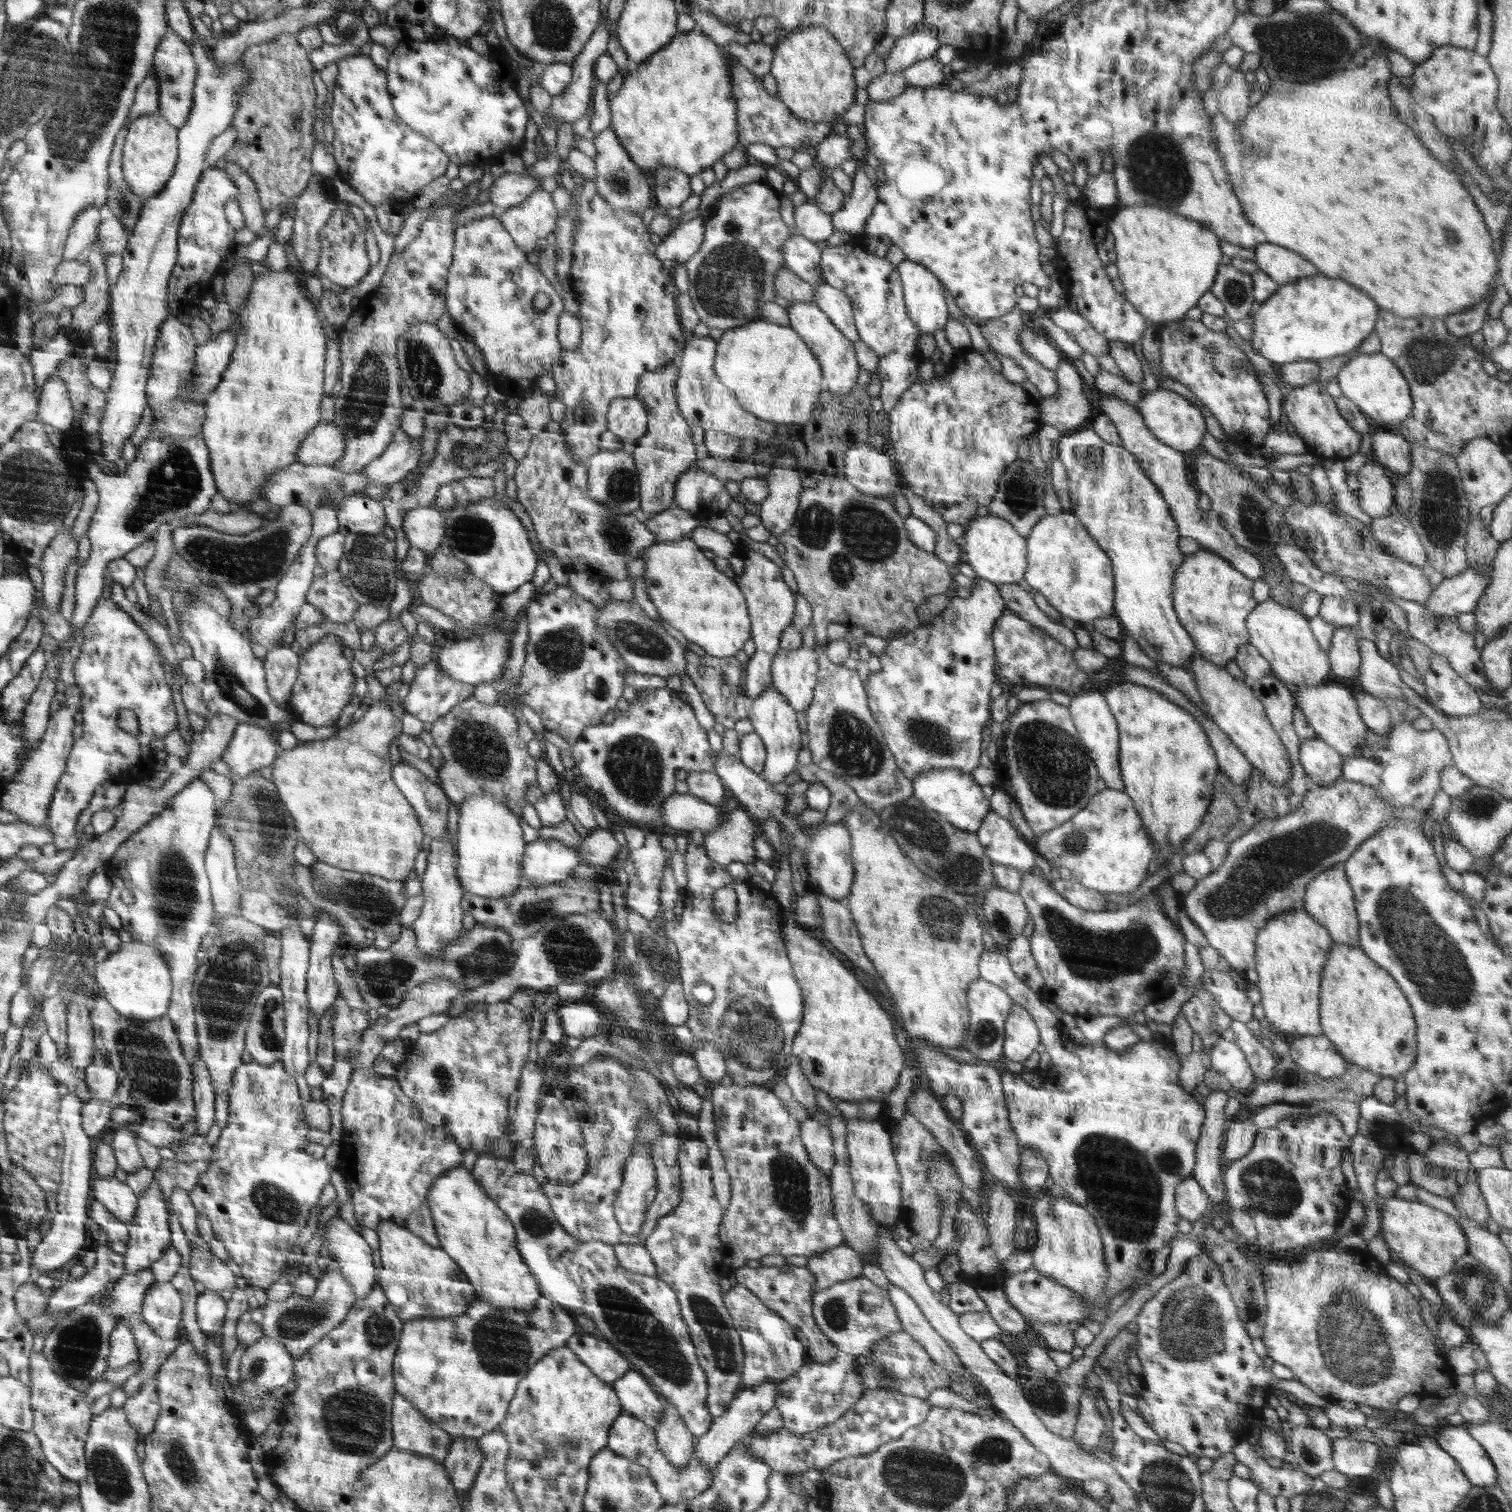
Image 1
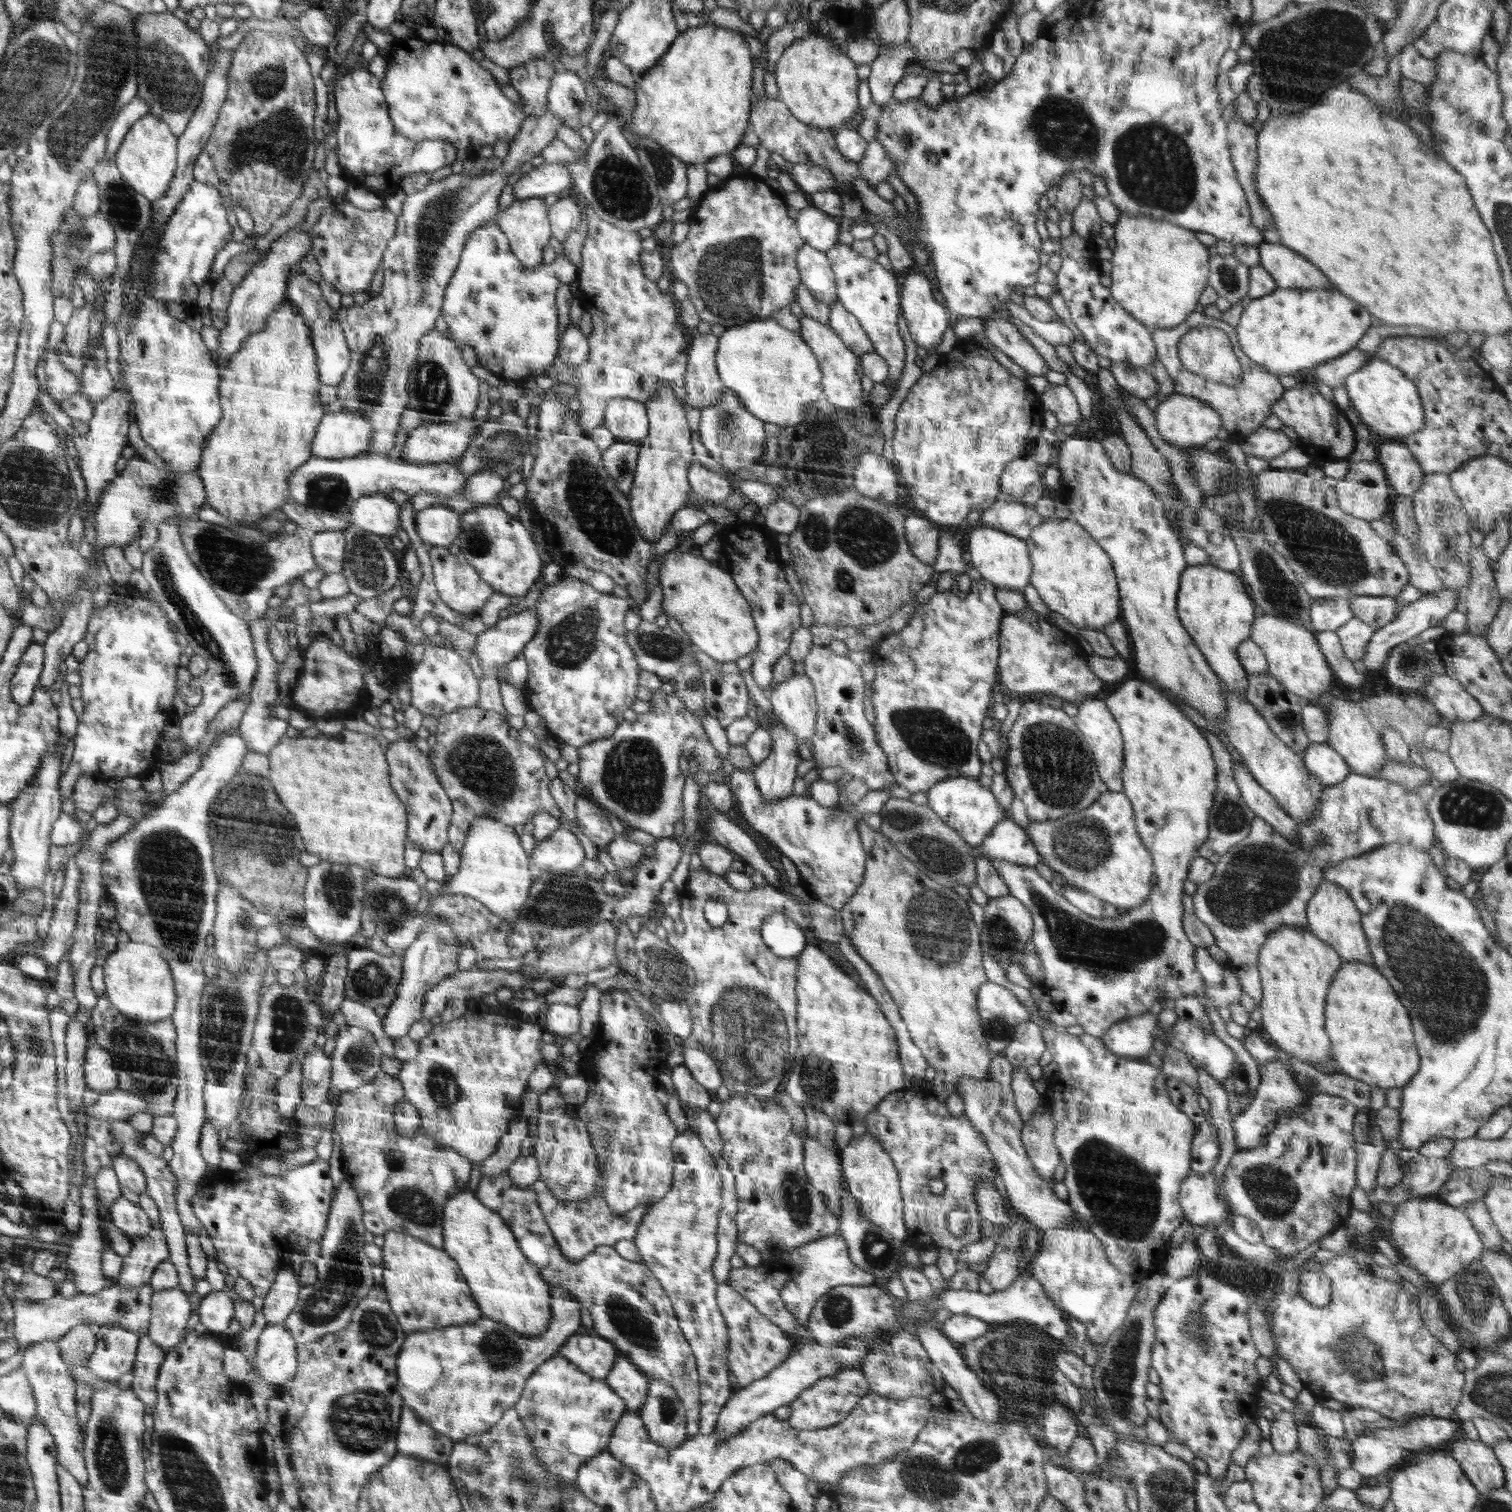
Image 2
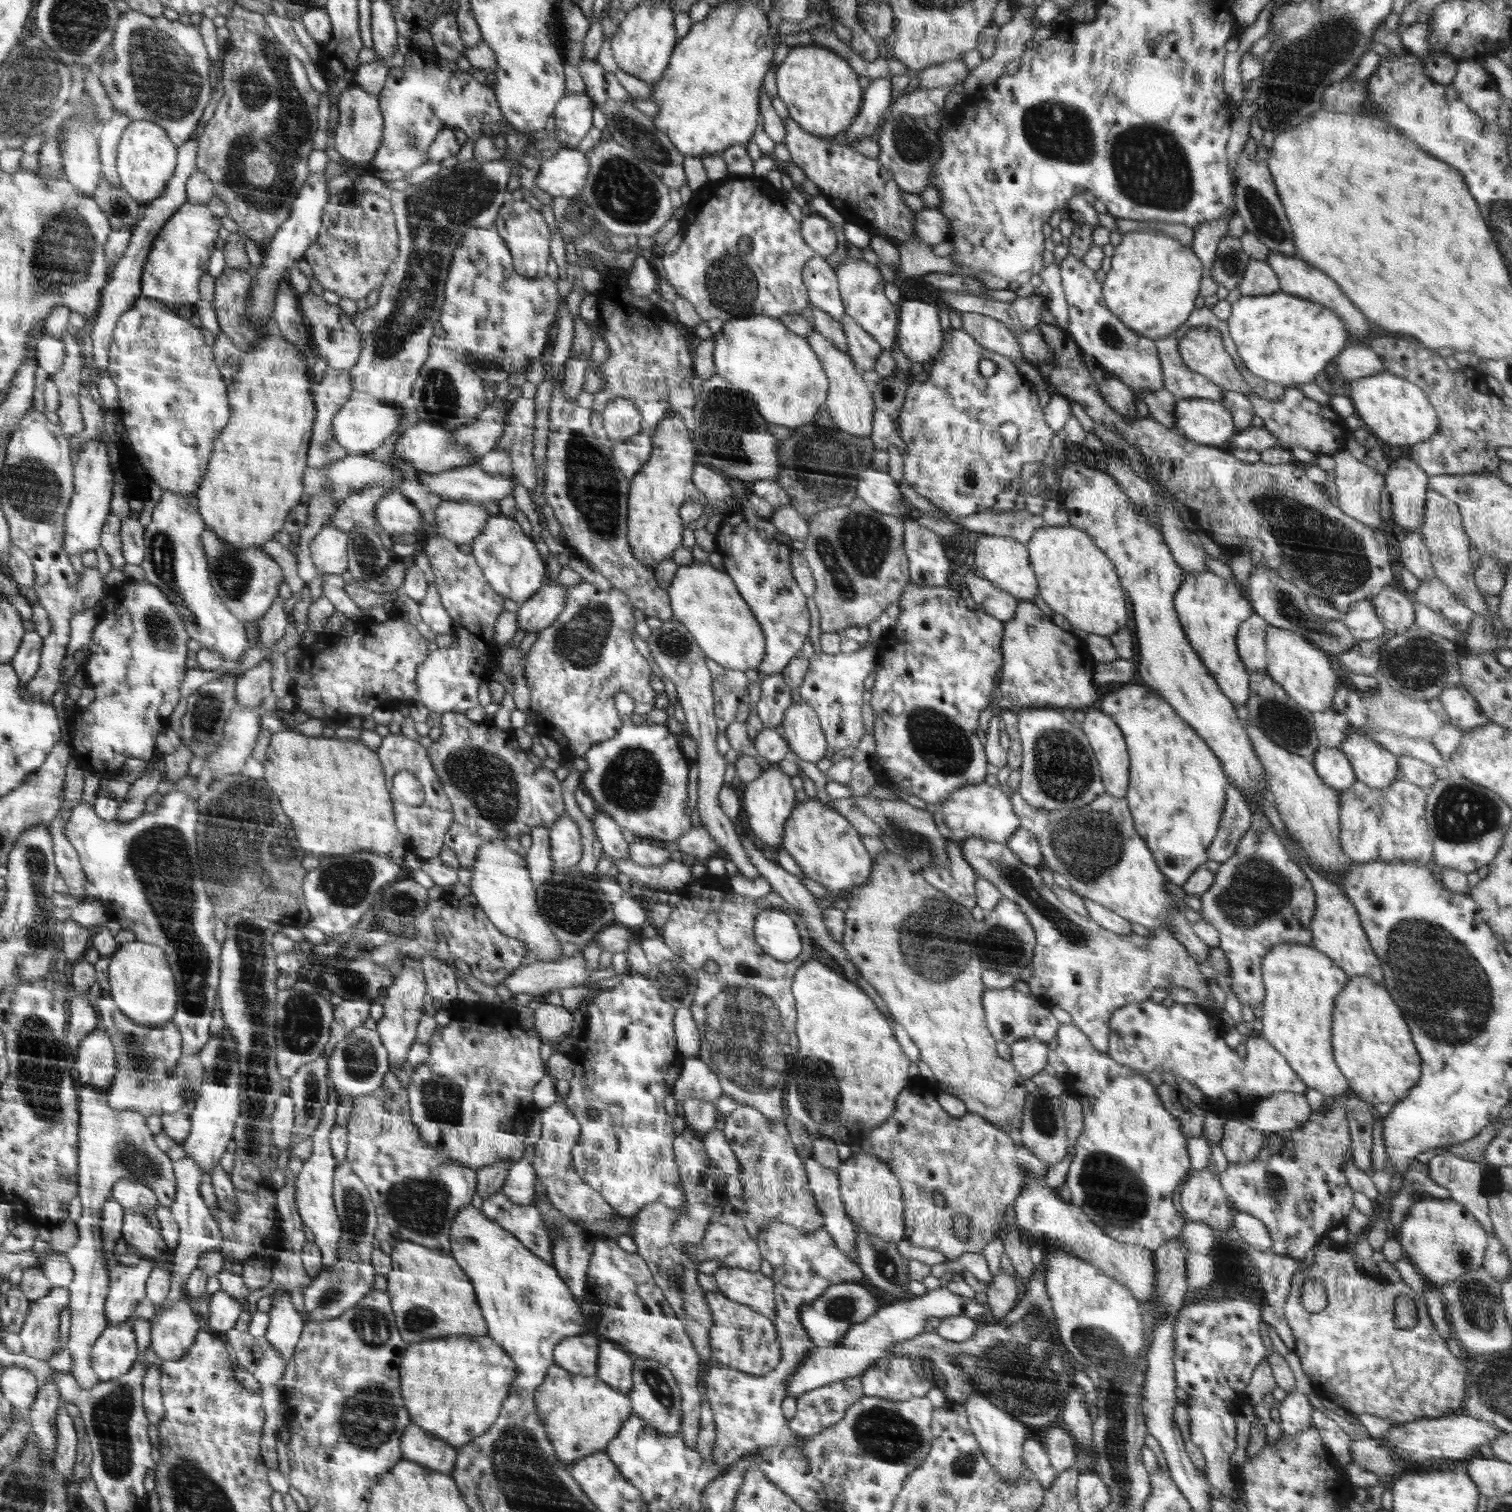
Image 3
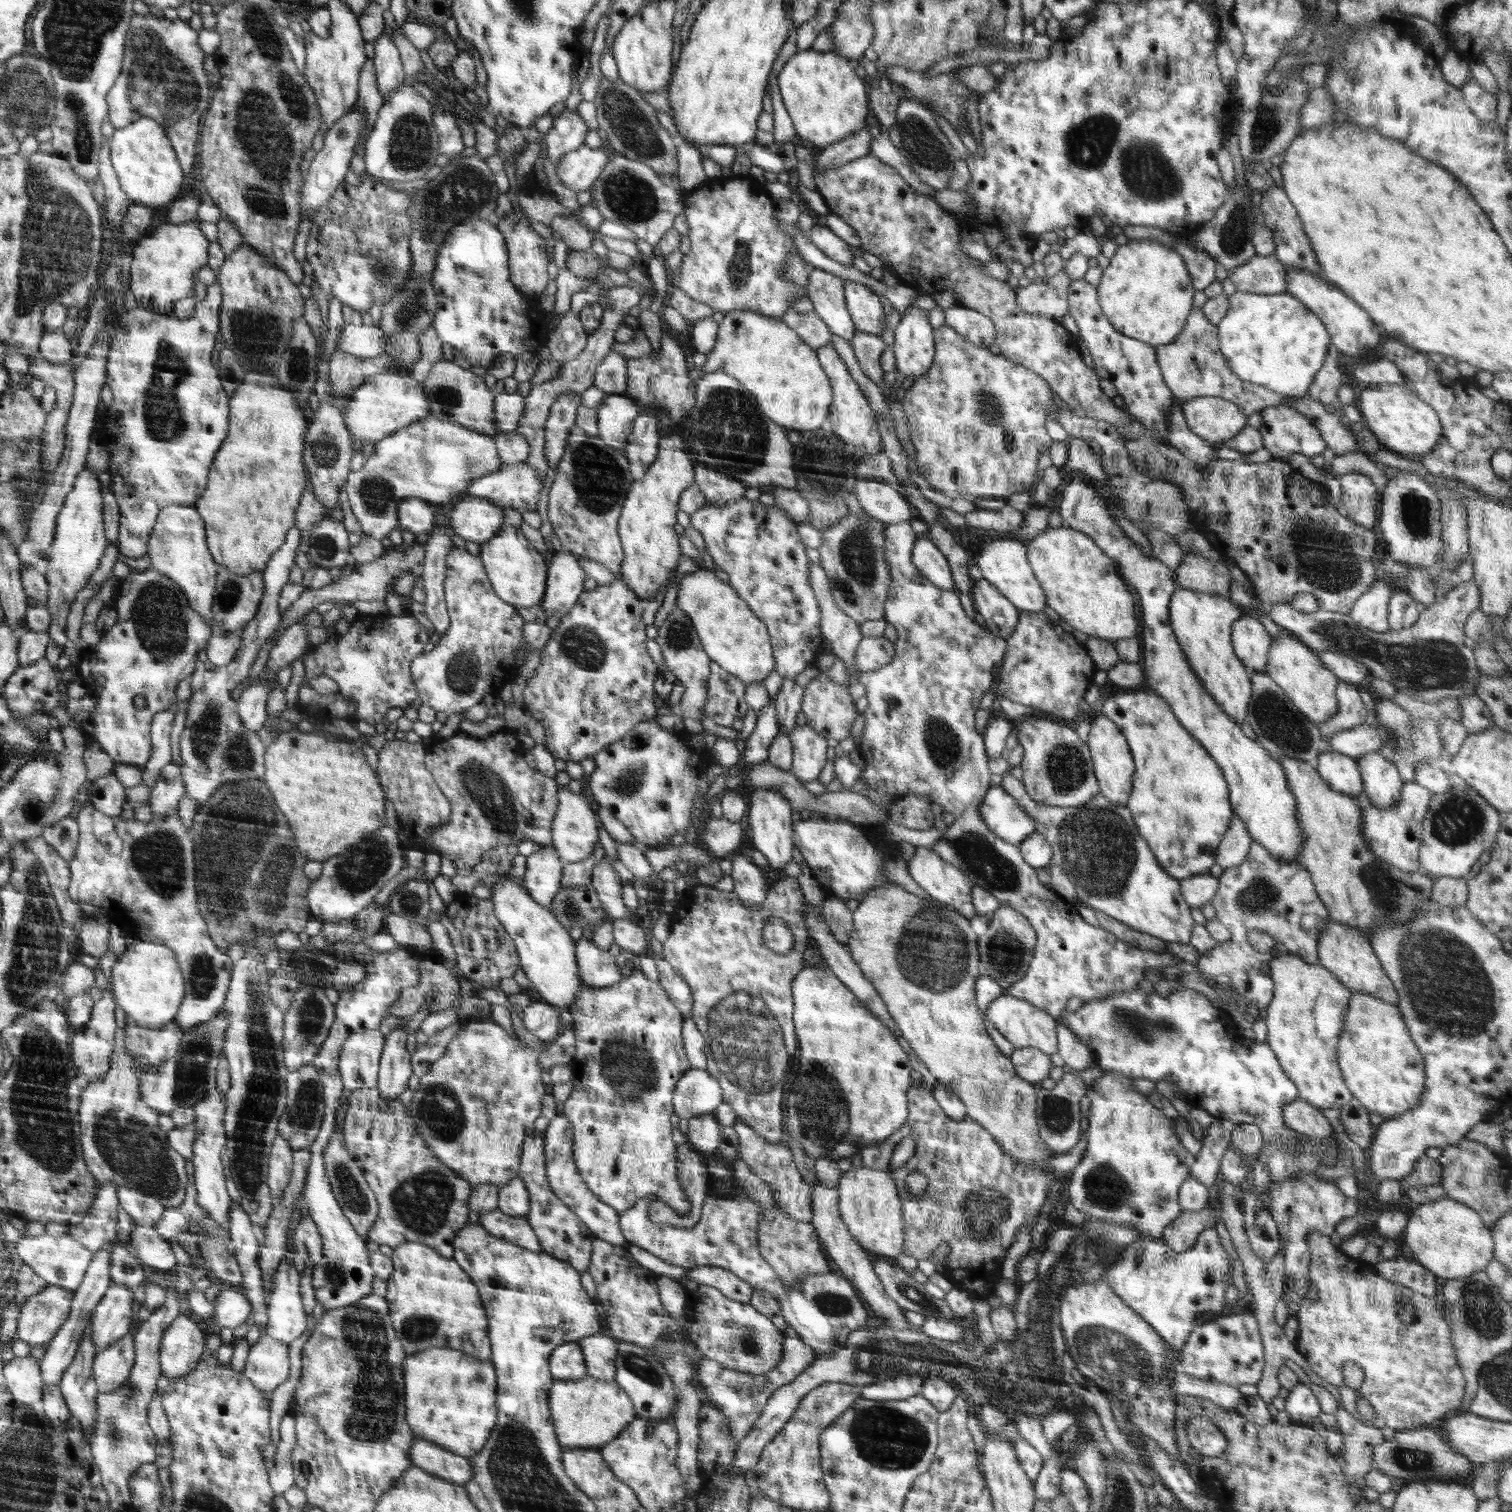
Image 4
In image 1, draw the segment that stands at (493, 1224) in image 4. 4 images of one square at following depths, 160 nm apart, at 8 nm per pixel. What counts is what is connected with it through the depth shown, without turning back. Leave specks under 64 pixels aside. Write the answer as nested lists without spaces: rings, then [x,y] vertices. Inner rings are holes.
[[[480,1153],[471,1172],[480,1178],[479,1185],[488,1186],[488,1194],[508,1210],[507,1217],[512,1218],[511,1222],[516,1222],[515,1230],[520,1230],[520,1250],[524,1250],[525,1262],[535,1275],[542,1296],[590,1318],[604,1338],[630,1360],[631,1368],[645,1375],[660,1396],[676,1408],[693,1436],[698,1438],[706,1434],[714,1420],[707,1407],[707,1376],[700,1368],[676,1293],[667,1282],[657,1276],[628,1270],[619,1262],[614,1246],[608,1242],[579,1240],[568,1234],[551,1210],[549,1198],[532,1170],[520,1170],[514,1159]]]

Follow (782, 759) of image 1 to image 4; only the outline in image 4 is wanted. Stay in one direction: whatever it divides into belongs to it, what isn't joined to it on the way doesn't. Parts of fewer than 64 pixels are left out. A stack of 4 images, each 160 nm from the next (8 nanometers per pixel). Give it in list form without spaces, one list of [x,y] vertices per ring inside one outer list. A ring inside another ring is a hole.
[[[754,788],[750,798],[751,805],[747,807],[748,820],[752,828],[752,844],[756,850],[760,850],[768,860],[767,869],[775,870],[776,872],[788,873],[791,871],[791,862],[793,860],[793,821],[792,821],[792,807],[789,800],[784,798],[784,795],[777,788]]]

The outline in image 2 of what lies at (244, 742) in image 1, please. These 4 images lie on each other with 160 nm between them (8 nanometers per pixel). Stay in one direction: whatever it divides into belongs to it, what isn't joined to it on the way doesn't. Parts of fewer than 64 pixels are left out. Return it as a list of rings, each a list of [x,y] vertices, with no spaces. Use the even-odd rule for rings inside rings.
[[[252,619],[249,621],[249,626],[252,630],[252,635],[255,636],[257,657],[258,657],[258,676],[254,682],[254,688],[250,692],[251,701],[244,711],[243,718],[240,721],[238,730],[249,748],[249,751],[258,751],[259,753],[267,754],[270,749],[278,744],[282,736],[286,735],[287,721],[276,717],[272,710],[272,704],[277,699],[277,669],[278,664],[274,660],[271,649],[266,644],[266,635],[268,635],[268,627],[270,627],[271,620],[268,619]]]

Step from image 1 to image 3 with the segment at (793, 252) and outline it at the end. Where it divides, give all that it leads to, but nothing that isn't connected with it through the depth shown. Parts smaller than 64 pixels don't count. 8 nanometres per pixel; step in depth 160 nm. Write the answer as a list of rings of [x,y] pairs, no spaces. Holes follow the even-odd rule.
[[[815,253],[804,265],[802,278],[806,285],[809,304],[841,322],[845,310],[839,294],[837,274],[824,260],[824,256]]]

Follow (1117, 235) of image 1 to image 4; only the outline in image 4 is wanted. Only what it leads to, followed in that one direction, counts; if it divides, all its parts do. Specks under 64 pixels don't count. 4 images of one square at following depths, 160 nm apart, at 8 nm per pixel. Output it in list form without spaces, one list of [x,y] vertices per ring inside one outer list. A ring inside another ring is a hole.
[[[1146,239],[1130,240],[1117,248],[1116,254],[1109,260],[1108,266],[1103,269],[1097,292],[1097,299],[1103,313],[1112,326],[1120,331],[1120,334],[1146,342],[1154,347],[1168,344],[1176,338],[1177,334],[1180,334],[1193,309],[1192,297],[1195,295],[1192,277],[1184,259],[1175,249],[1168,249],[1167,245]]]

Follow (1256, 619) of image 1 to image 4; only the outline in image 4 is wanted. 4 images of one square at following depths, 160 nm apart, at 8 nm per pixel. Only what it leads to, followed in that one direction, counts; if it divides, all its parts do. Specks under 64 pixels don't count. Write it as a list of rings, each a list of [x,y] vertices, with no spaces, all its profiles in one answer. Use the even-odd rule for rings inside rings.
[[[1280,628],[1278,636],[1271,643],[1264,672],[1288,695],[1291,708],[1300,709],[1314,724],[1320,725],[1337,713],[1335,690],[1340,682],[1339,678],[1323,665],[1314,649],[1283,628]]]

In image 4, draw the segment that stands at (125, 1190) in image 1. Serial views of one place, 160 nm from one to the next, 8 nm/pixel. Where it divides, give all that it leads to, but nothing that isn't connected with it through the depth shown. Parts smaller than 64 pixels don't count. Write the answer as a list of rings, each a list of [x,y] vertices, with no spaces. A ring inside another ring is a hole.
[[[134,1224],[131,1245],[149,1271],[168,1272],[178,1264],[170,1242],[153,1227]]]

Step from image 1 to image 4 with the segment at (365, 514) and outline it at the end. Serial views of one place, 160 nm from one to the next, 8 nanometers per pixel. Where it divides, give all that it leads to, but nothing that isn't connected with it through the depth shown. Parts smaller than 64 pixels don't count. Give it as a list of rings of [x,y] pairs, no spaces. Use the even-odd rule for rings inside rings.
[[[409,497],[398,506],[400,530],[408,530],[415,536],[419,536],[437,527],[435,504]]]

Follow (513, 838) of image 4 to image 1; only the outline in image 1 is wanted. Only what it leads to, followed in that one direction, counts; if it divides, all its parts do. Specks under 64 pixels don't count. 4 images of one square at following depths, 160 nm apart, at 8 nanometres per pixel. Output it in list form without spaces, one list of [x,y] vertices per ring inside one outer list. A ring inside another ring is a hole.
[[[472,696],[434,721],[430,733],[444,760],[438,771],[441,788],[456,808],[475,793],[498,798],[517,812],[528,803],[523,794],[530,784],[537,784],[538,762],[528,754],[526,742],[518,738],[516,716],[504,706],[488,706]]]

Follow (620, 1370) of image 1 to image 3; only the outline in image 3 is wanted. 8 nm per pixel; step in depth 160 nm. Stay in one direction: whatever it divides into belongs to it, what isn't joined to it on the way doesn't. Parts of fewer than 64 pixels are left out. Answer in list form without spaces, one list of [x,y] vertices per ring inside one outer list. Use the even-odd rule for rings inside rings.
[[[596,1334],[572,1336],[556,1345],[554,1364],[572,1374],[595,1375],[600,1361],[600,1340]]]

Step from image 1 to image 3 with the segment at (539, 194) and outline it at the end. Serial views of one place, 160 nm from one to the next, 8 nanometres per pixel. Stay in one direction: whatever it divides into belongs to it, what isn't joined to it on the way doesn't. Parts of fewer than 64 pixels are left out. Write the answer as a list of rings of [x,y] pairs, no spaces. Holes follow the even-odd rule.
[[[524,199],[510,201],[499,210],[499,218],[495,222],[500,234],[508,238],[507,246],[512,246],[514,267],[517,274],[528,278],[542,278],[546,276],[546,262],[550,258],[550,236],[540,212],[536,212]]]

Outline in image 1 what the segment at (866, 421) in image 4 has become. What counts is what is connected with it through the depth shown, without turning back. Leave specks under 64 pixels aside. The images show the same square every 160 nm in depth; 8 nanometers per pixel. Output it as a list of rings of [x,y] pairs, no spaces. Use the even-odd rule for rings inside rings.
[[[792,302],[787,309],[790,328],[798,333],[820,363],[825,388],[832,394],[850,394],[857,384],[859,364],[851,340],[832,324],[828,315],[815,302]]]

